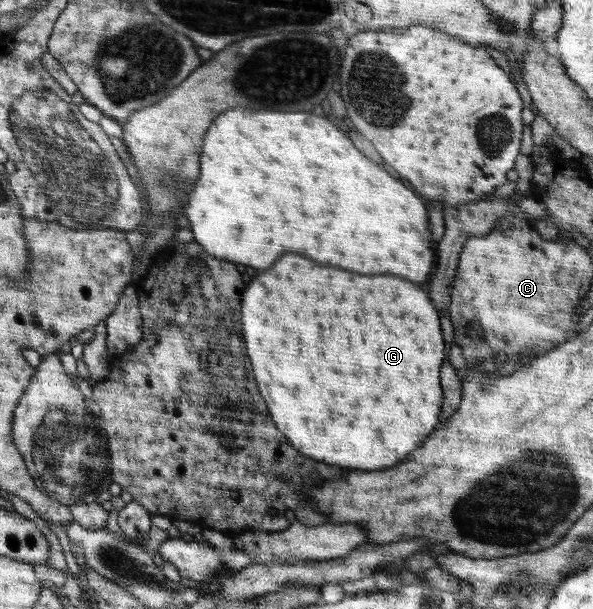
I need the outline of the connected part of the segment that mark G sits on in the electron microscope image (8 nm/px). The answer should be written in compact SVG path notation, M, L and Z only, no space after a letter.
M285 254L281 256L269 272L263 272L255 278L243 296L241 312L243 312L243 336L245 336L245 350L253 364L253 374L257 380L257 388L269 408L271 420L275 426L287 436L289 444L301 452L301 454L313 454L311 458L327 462L327 464L339 464L339 466L351 466L361 470L377 471L383 466L393 466L409 452L413 452L419 444L425 442L427 434L435 430L439 422L439 412L443 404L443 392L439 384L439 370L443 364L443 336L437 312L433 304L429 302L427 294L413 282L403 280L399 276L383 274L383 276L361 276L353 274L349 270L337 270L331 266L321 266L309 258L297 256L297 254Z

